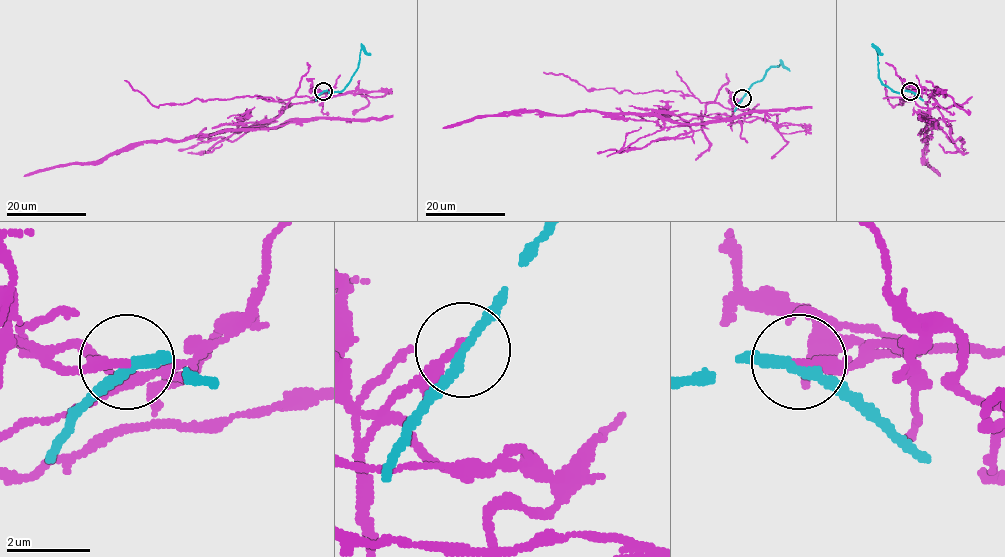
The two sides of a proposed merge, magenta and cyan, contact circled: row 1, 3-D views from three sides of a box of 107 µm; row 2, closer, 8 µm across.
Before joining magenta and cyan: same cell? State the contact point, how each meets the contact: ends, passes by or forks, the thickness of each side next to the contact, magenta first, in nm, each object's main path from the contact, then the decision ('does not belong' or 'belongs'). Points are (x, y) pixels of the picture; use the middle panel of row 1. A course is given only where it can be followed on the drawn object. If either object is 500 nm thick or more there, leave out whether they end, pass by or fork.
(742, 98) | magenta ends | cyan passes by | 240/240 nm | magenta via (742, 98), (735, 103), (740, 109), (709, 102), (701, 117), (688, 121), (600, 111), (520, 111), (442, 128) | cyan via (742, 98), (770, 67), (780, 64), (789, 71) | does not belong

